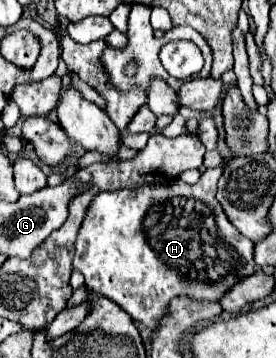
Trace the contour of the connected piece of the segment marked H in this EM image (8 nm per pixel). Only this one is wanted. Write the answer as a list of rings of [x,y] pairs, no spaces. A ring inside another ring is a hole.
[[[222,166],[206,170],[194,186],[176,180],[96,194],[78,230],[74,254],[74,268],[84,274],[86,286],[96,294],[114,300],[132,316],[132,320],[148,326],[150,330],[156,330],[160,318],[166,314],[168,302],[174,296],[220,300],[230,290],[230,286],[254,274],[256,270],[252,258],[252,240],[244,238],[230,224],[222,206],[216,202],[216,184],[220,174]]]

